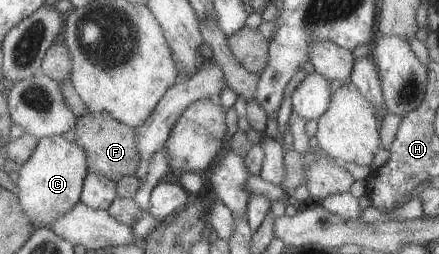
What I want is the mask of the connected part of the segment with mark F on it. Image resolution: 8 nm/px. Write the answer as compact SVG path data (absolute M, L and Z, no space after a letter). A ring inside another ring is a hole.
M85 112L76 117L73 129L74 141L86 154L87 174L102 175L115 182L118 178L135 175L138 164L142 160L138 158L136 152L135 128L117 122L106 112L98 112L98 114Z

